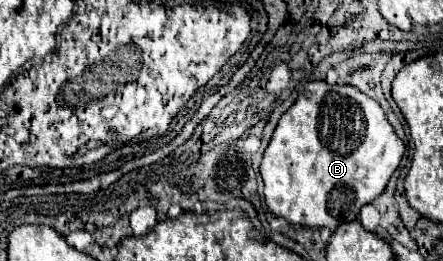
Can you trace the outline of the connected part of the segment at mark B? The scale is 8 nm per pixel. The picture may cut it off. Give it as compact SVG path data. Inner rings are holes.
M309 82L309 84L305 84L305 90L303 90L303 94L299 94L295 104L281 116L281 120L279 120L275 132L273 132L273 138L271 138L271 142L269 142L267 150L265 150L265 156L263 156L263 162L261 162L261 176L263 176L263 182L265 182L267 208L273 212L273 216L285 218L289 224L301 224L301 226L309 226L309 228L327 226L329 230L335 230L343 222L357 220L359 208L363 204L369 204L371 200L375 200L385 190L391 174L397 170L397 166L401 162L403 152L405 152L405 146L403 146L401 138L393 132L393 128L387 122L381 106L373 98L365 96L359 90L321 90L321 82Z

